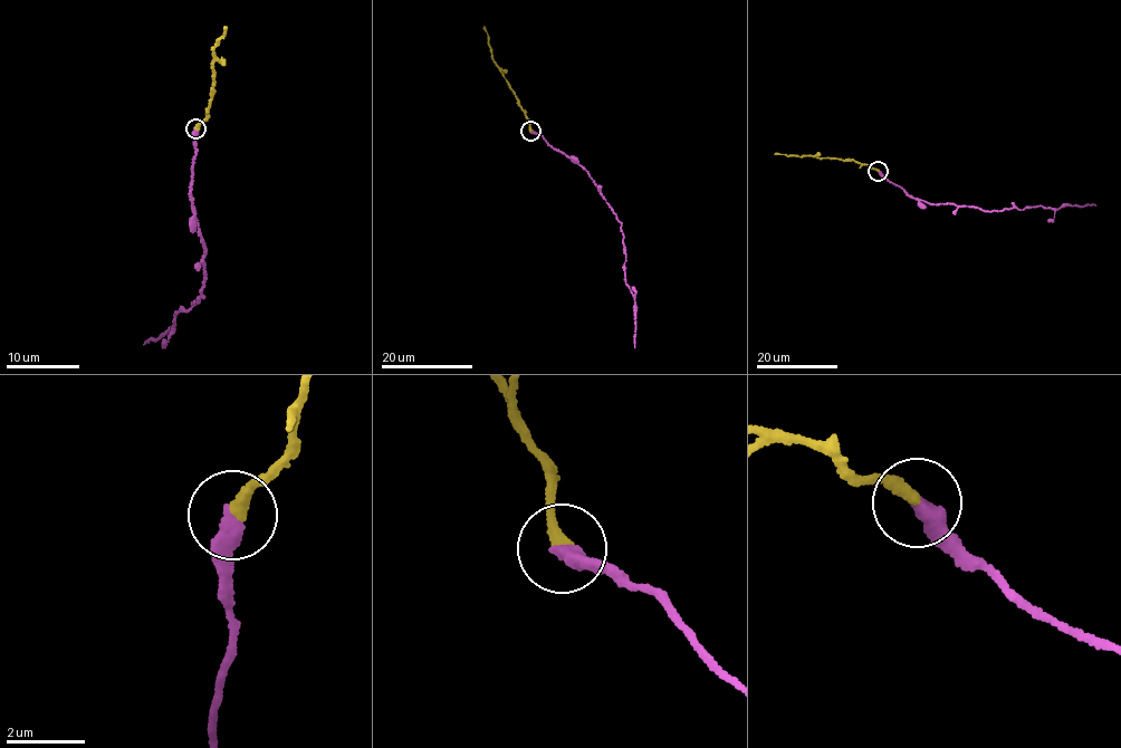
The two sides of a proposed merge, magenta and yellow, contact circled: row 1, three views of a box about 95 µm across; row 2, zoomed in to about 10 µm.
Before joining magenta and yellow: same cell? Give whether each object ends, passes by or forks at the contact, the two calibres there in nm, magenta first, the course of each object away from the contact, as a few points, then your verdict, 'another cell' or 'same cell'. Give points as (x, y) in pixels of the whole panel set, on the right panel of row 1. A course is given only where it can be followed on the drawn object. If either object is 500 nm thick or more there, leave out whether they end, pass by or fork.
magenta ends | yellow ends | 480/320 nm | magenta via (878, 171), (906, 193), (930, 203), (951, 203), (992, 211), (1096, 205) | yellow via (878, 171), (853, 160), (774, 154) | same cell

